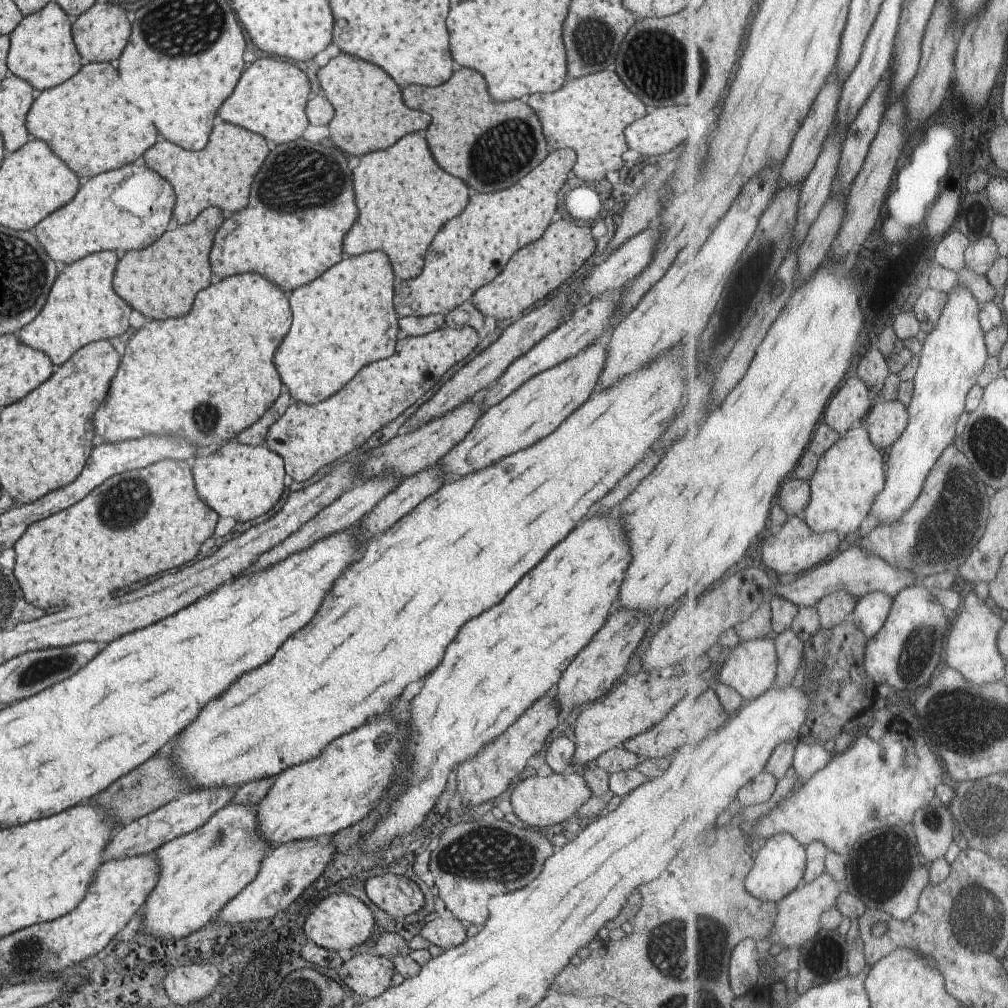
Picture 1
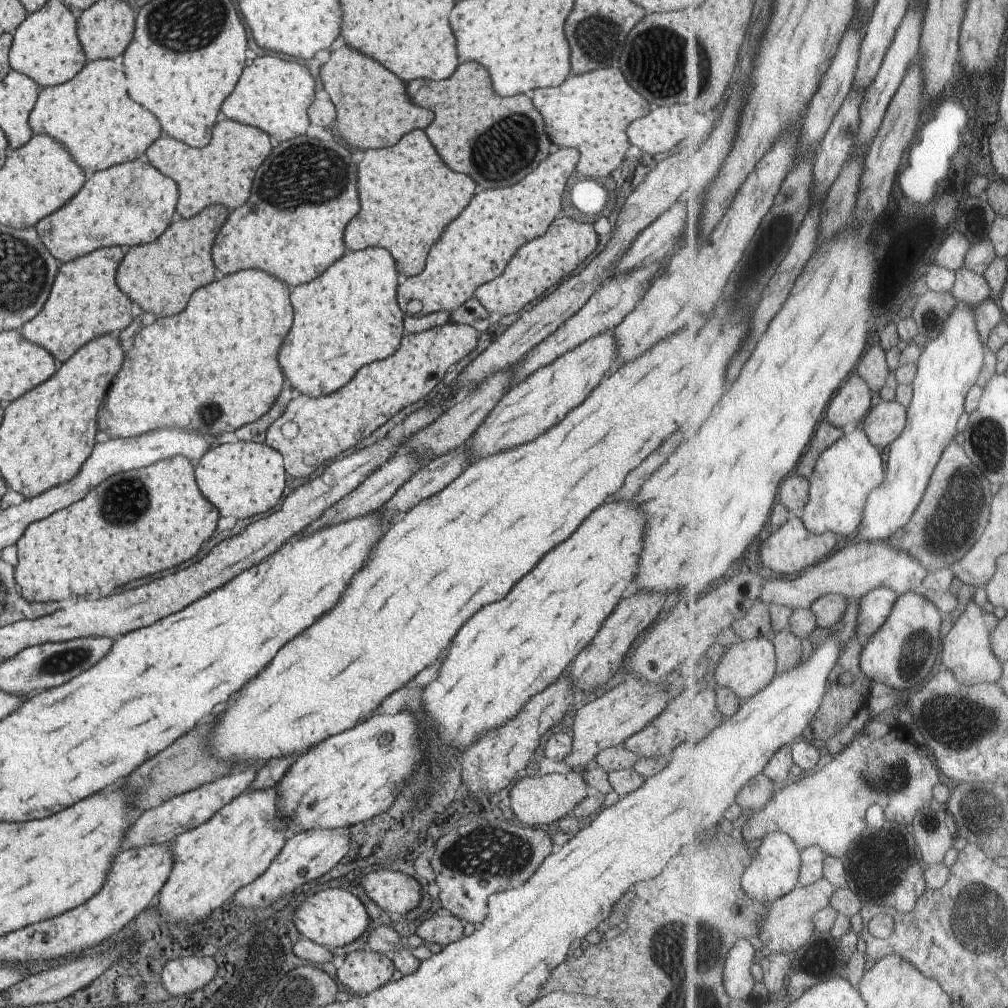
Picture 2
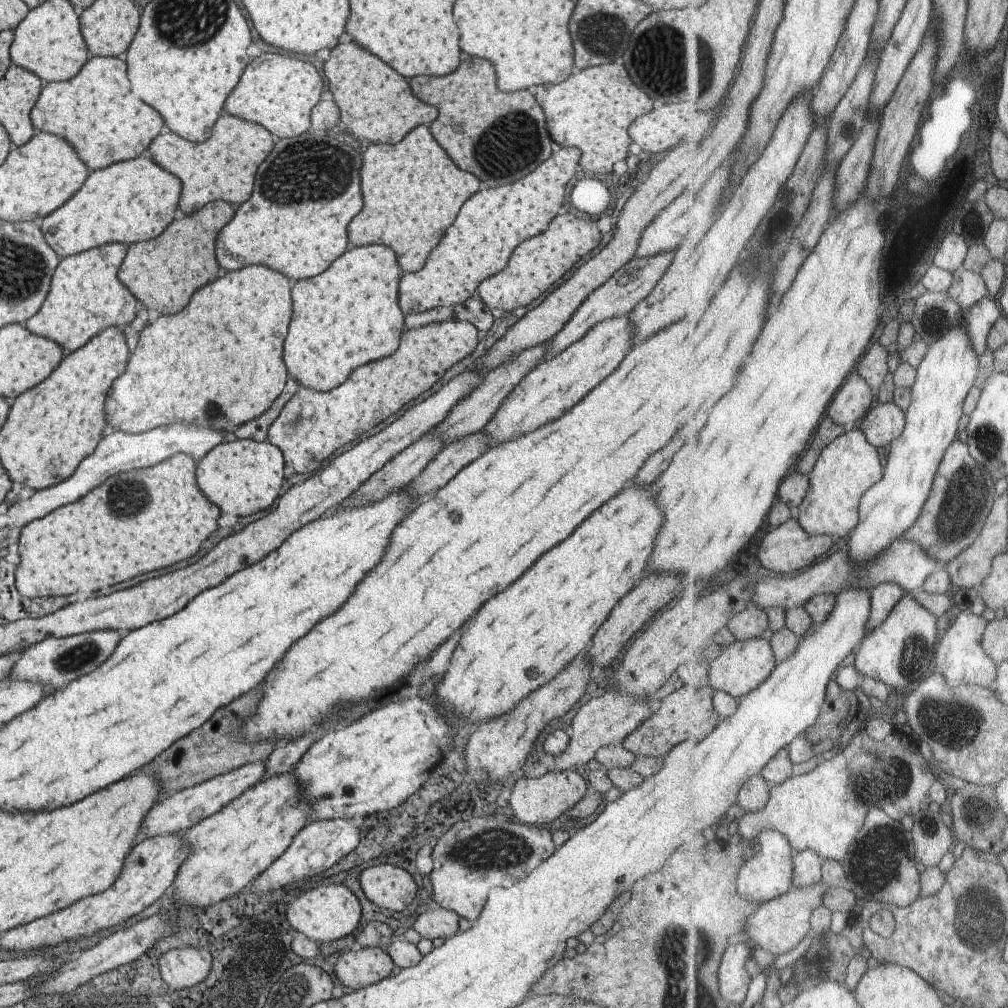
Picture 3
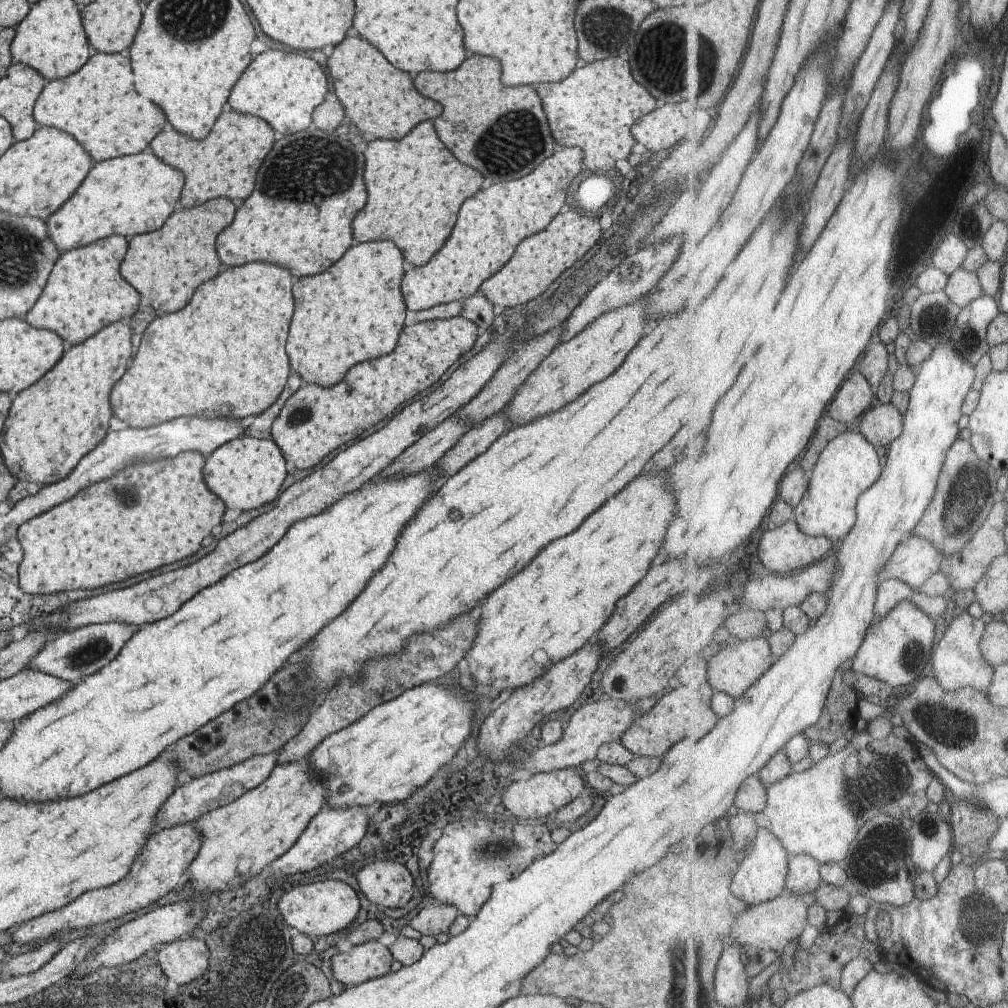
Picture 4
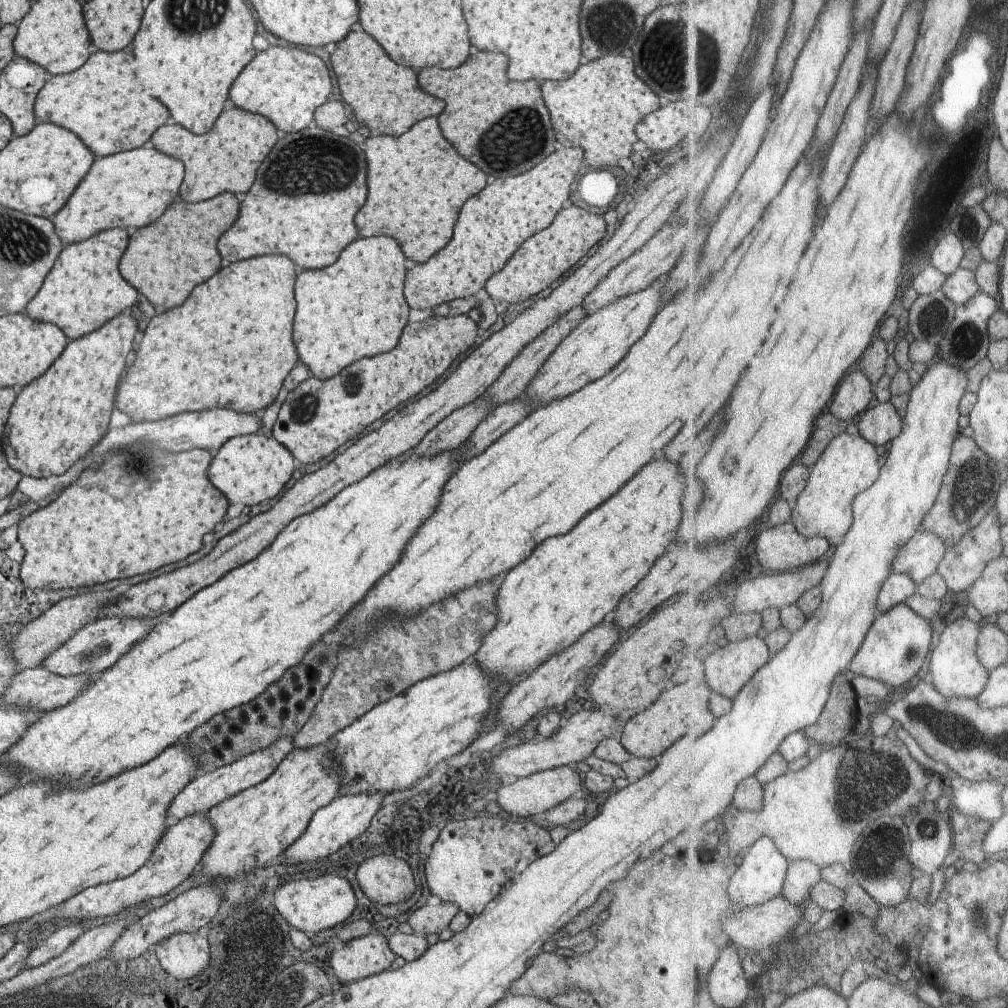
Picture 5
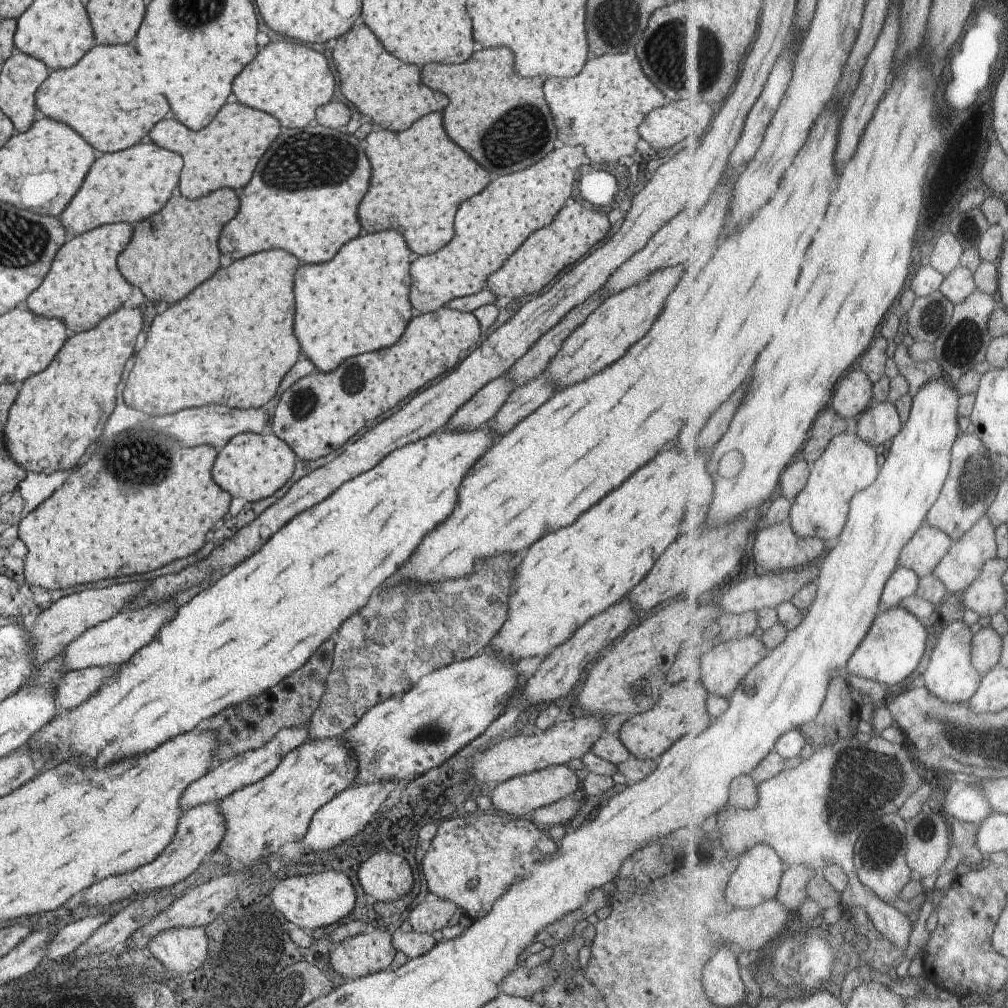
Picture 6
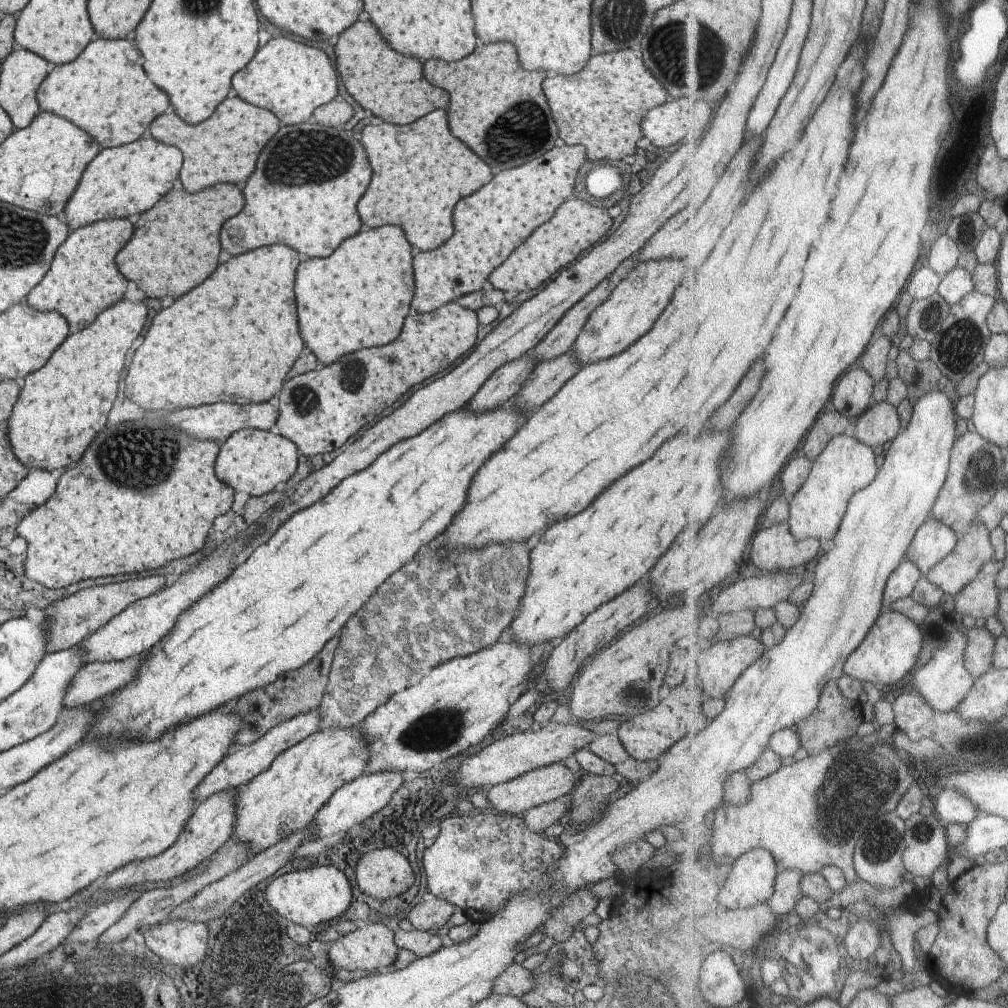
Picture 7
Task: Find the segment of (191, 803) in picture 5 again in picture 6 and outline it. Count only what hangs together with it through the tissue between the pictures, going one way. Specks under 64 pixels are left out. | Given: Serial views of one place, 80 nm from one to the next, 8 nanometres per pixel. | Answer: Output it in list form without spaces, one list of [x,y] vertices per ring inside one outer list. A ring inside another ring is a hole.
[[[309,724],[281,728],[281,730],[277,730],[275,736],[271,736],[263,746],[259,746],[259,748],[255,748],[254,750],[241,752],[241,754],[235,756],[232,760],[217,764],[215,768],[210,769],[204,776],[195,780],[195,782],[183,792],[183,796],[179,798],[179,810],[181,810],[183,814],[195,808],[195,806],[201,806],[201,804],[207,804],[207,802],[221,801],[223,798],[226,798],[227,795],[231,794],[231,792],[239,790],[239,788],[243,788],[243,786],[258,782],[261,778],[267,776],[271,770],[275,769],[278,761],[281,760],[285,754],[292,752],[297,746],[307,741],[307,734],[309,734],[307,728],[309,728]]]

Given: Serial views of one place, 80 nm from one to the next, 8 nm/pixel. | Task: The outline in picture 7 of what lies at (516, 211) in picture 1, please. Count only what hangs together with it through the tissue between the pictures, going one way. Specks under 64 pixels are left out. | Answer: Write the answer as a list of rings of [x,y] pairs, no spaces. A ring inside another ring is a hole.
[[[554,146],[535,160],[498,172],[481,188],[463,197],[452,210],[452,235],[436,249],[421,251],[412,258],[414,293],[410,302],[412,312],[428,313],[460,296],[485,287],[488,276],[519,246],[539,225],[546,223],[555,209],[573,194],[575,174],[587,161],[584,146]]]

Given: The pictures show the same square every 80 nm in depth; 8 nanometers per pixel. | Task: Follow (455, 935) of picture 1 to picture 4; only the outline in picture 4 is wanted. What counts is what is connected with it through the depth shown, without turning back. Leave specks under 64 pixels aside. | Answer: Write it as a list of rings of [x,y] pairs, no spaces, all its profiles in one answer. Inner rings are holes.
[[[431,905],[417,912],[417,916],[411,918],[408,925],[422,936],[435,937],[437,934],[447,933],[458,915],[458,911],[452,905]]]

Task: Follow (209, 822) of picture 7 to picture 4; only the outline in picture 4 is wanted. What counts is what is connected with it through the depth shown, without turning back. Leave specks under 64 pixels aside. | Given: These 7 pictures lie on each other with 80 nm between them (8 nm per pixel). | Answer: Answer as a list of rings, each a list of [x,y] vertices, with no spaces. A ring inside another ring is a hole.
[[[194,822],[151,833],[143,844],[143,852],[139,852],[139,856],[133,860],[127,876],[111,886],[83,892],[59,910],[26,921],[11,934],[11,940],[17,944],[41,942],[57,936],[57,932],[88,930],[90,925],[115,920],[139,908],[146,909],[182,883],[187,866],[193,862],[199,848],[201,848],[201,834],[195,828]]]

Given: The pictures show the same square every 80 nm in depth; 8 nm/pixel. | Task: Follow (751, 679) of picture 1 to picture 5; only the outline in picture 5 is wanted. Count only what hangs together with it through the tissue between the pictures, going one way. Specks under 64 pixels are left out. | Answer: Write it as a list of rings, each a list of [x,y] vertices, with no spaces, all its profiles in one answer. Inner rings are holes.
[[[759,636],[741,641],[720,640],[716,652],[709,654],[705,659],[706,682],[717,693],[735,698],[747,686],[747,682],[774,656],[766,640]]]

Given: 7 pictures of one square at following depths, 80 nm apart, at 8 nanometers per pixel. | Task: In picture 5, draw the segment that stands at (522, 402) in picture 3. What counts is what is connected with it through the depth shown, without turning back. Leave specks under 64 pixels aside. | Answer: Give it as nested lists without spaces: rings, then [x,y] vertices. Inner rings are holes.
[[[657,280],[645,290],[621,296],[615,302],[587,315],[575,329],[572,329],[541,364],[535,376],[531,378],[529,386],[525,388],[523,397],[531,400],[533,409],[549,404],[551,400],[569,396],[571,392],[583,388],[583,384],[605,376],[627,354],[627,350],[645,334],[657,310],[661,286],[663,282]]]

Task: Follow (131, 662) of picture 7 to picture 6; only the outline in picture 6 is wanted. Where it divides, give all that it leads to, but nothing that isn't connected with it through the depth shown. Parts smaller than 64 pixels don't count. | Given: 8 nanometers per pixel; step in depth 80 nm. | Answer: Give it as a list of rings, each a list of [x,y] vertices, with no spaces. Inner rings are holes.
[[[91,666],[82,670],[65,672],[53,686],[53,703],[56,711],[71,710],[85,702],[97,688],[101,688],[111,676],[117,674],[117,667]]]

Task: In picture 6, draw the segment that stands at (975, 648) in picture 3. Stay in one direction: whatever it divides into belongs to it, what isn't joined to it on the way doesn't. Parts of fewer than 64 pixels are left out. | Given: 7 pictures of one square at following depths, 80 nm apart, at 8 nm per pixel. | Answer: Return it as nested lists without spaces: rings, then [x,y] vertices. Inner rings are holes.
[[[960,619],[951,623],[941,634],[931,658],[931,665],[920,677],[919,682],[947,704],[968,704],[983,682],[984,675],[973,666],[973,636],[975,632],[965,620]]]

